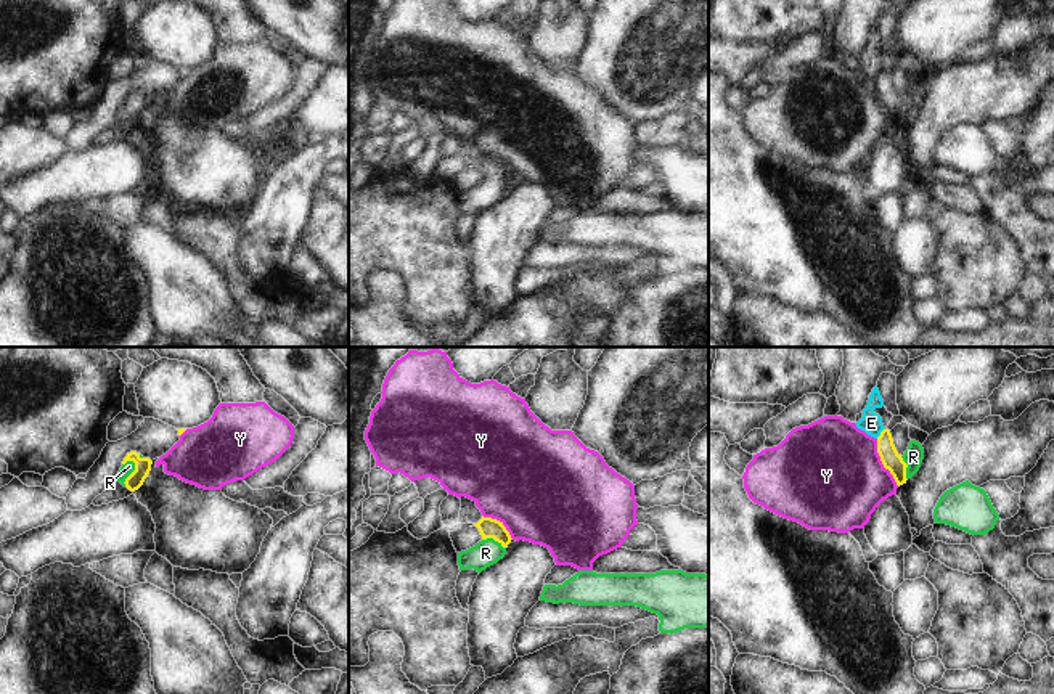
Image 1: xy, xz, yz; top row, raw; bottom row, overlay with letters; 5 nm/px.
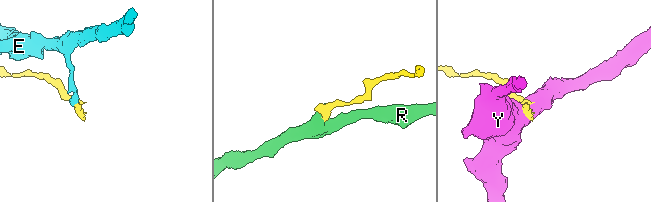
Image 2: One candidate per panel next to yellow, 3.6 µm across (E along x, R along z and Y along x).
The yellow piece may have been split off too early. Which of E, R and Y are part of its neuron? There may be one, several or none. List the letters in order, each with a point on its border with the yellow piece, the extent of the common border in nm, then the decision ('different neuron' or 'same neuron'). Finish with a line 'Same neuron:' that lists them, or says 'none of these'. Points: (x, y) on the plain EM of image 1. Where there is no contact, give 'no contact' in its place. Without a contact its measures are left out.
E: contact yz (881, 73); length 70 nm; different neuron
R: contact xy (132, 113); length 140 nm; same neuron
Y: contact yz (882, 103); length 260 nm; different neuron
Same neuron: R

